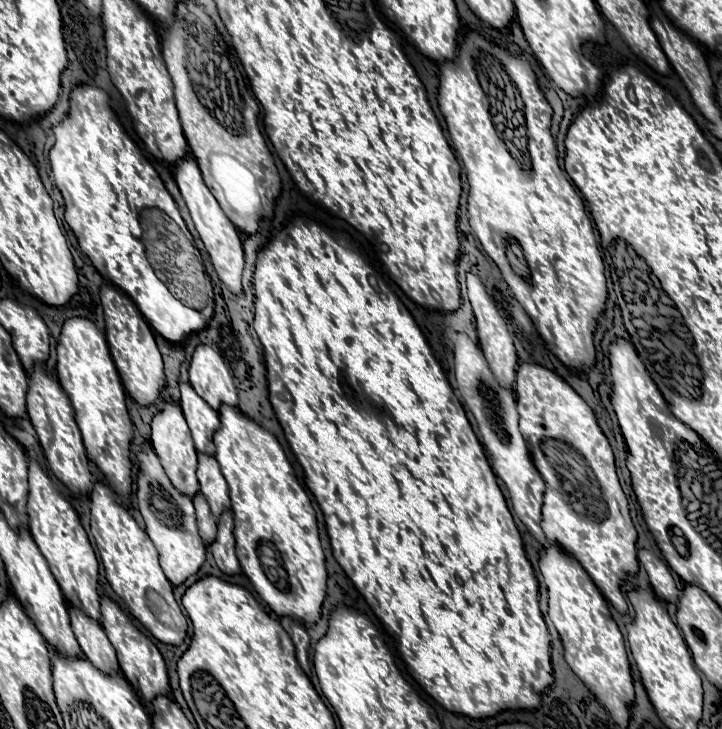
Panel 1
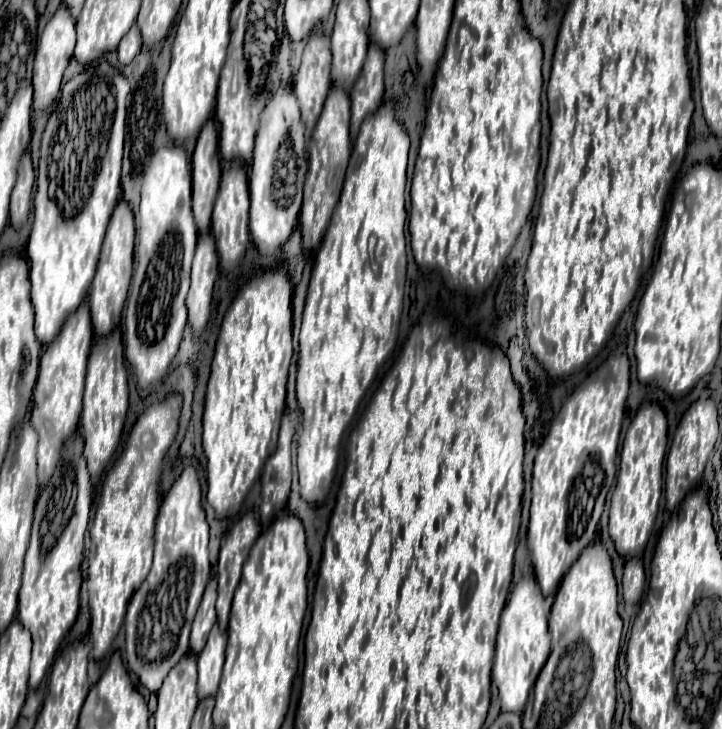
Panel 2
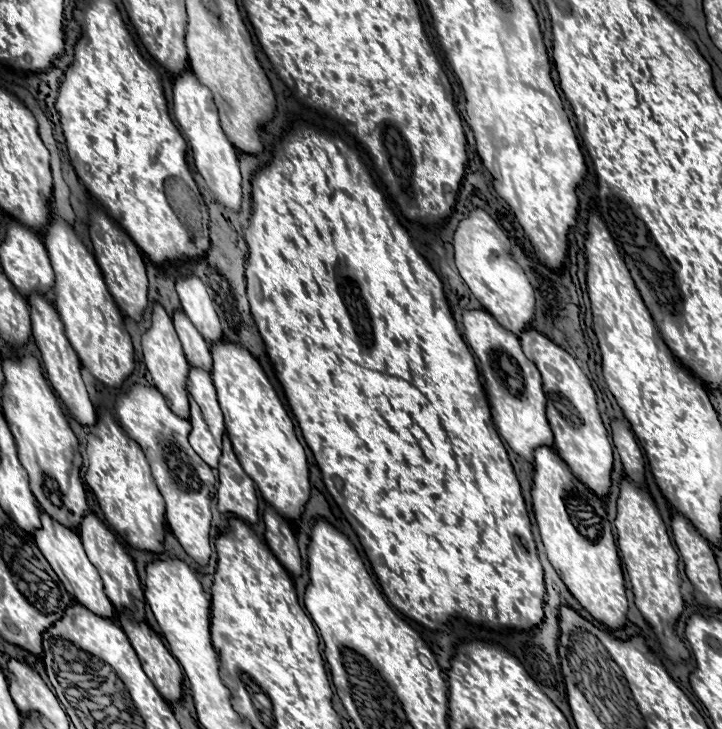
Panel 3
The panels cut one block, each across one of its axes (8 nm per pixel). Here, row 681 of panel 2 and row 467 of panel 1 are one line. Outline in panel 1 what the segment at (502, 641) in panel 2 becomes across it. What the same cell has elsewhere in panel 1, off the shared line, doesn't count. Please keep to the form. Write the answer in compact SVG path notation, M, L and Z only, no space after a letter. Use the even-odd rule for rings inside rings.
M454 334L452 342L454 342L454 364L456 364L458 390L462 394L464 404L470 408L470 412L474 414L474 418L478 422L482 442L484 442L486 450L490 452L492 470L504 480L518 518L526 524L530 534L538 542L544 544L546 538L544 538L544 532L540 528L540 520L542 520L540 510L542 510L542 498L544 498L546 484L544 484L540 472L536 470L532 456L528 452L528 446L518 430L520 416L516 410L516 398L514 398L512 390L498 384L496 376L488 368L488 362L486 362L486 358L476 342L472 342L466 334Z

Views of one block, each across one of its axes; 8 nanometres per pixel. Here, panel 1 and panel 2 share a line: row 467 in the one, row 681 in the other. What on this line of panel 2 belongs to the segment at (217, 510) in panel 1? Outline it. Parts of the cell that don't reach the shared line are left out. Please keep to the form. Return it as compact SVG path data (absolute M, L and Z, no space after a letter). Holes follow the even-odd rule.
M212 626L204 650L198 656L198 698L214 696L220 684L222 664L226 650L226 634L220 634L218 626Z

